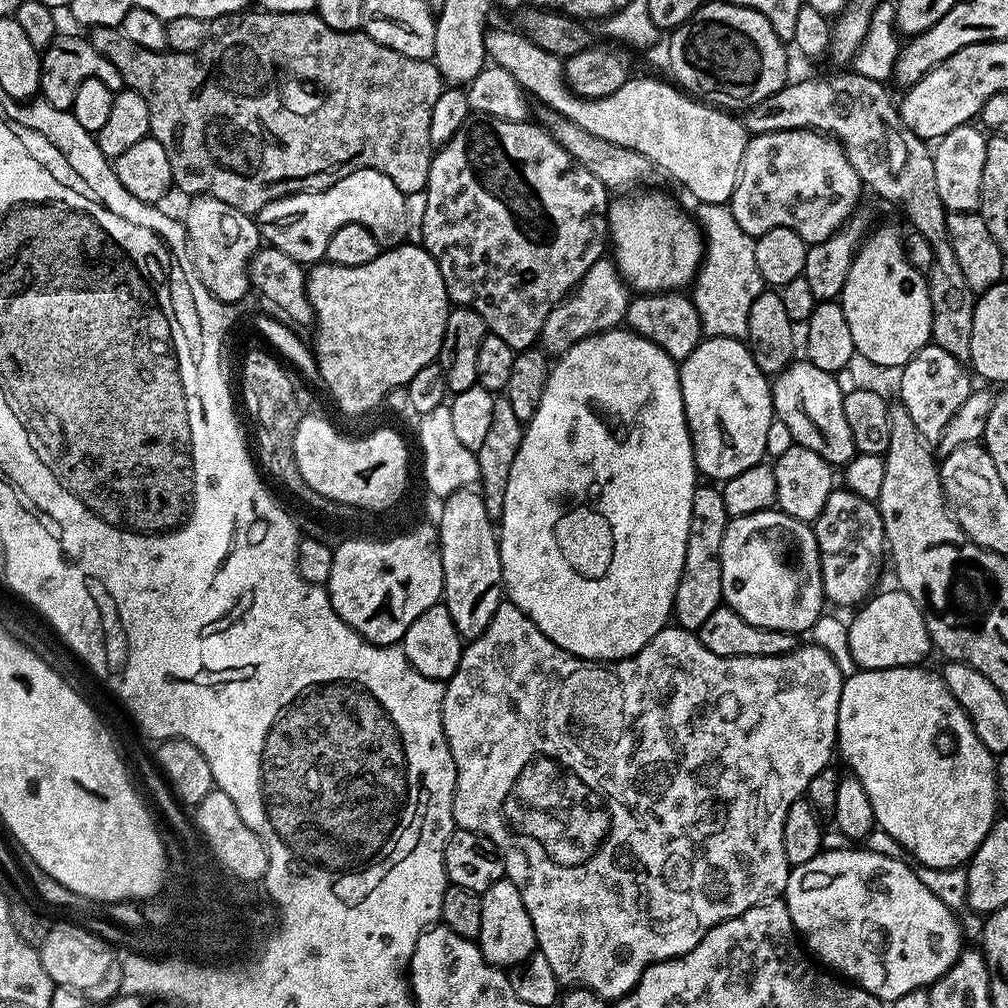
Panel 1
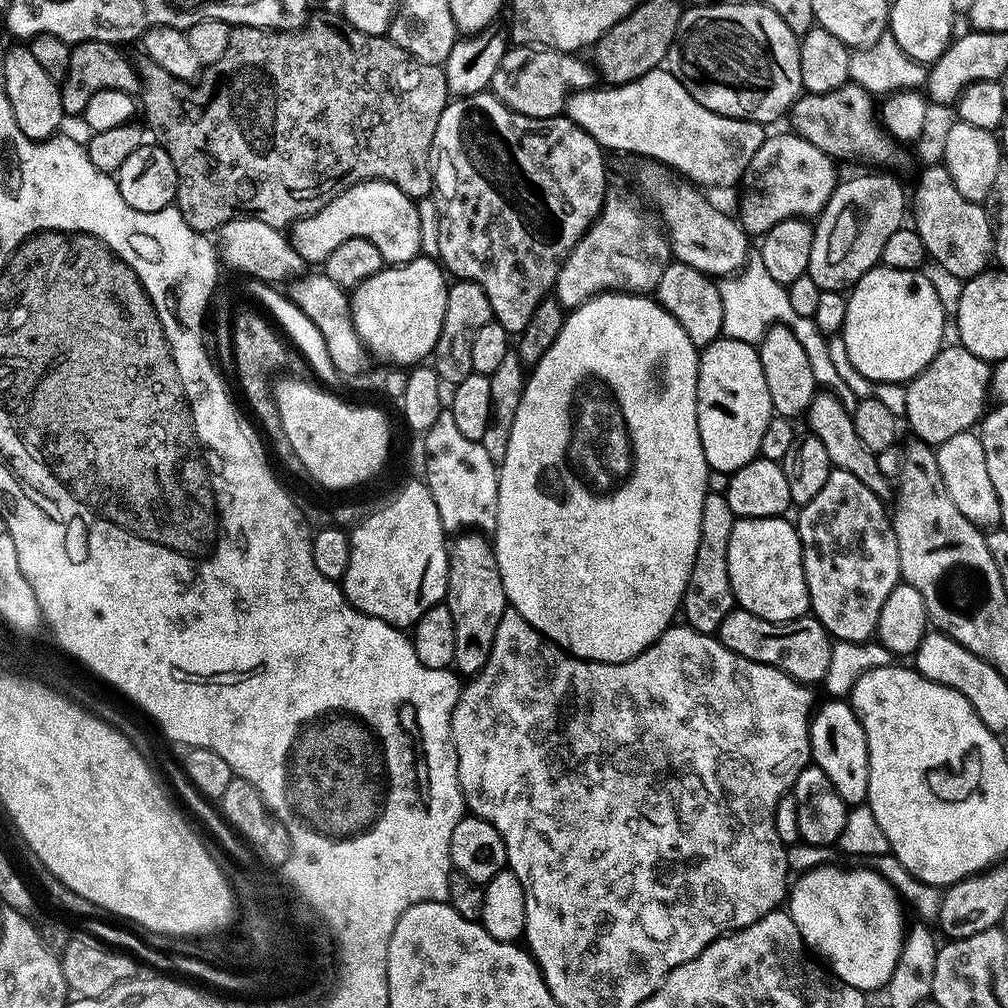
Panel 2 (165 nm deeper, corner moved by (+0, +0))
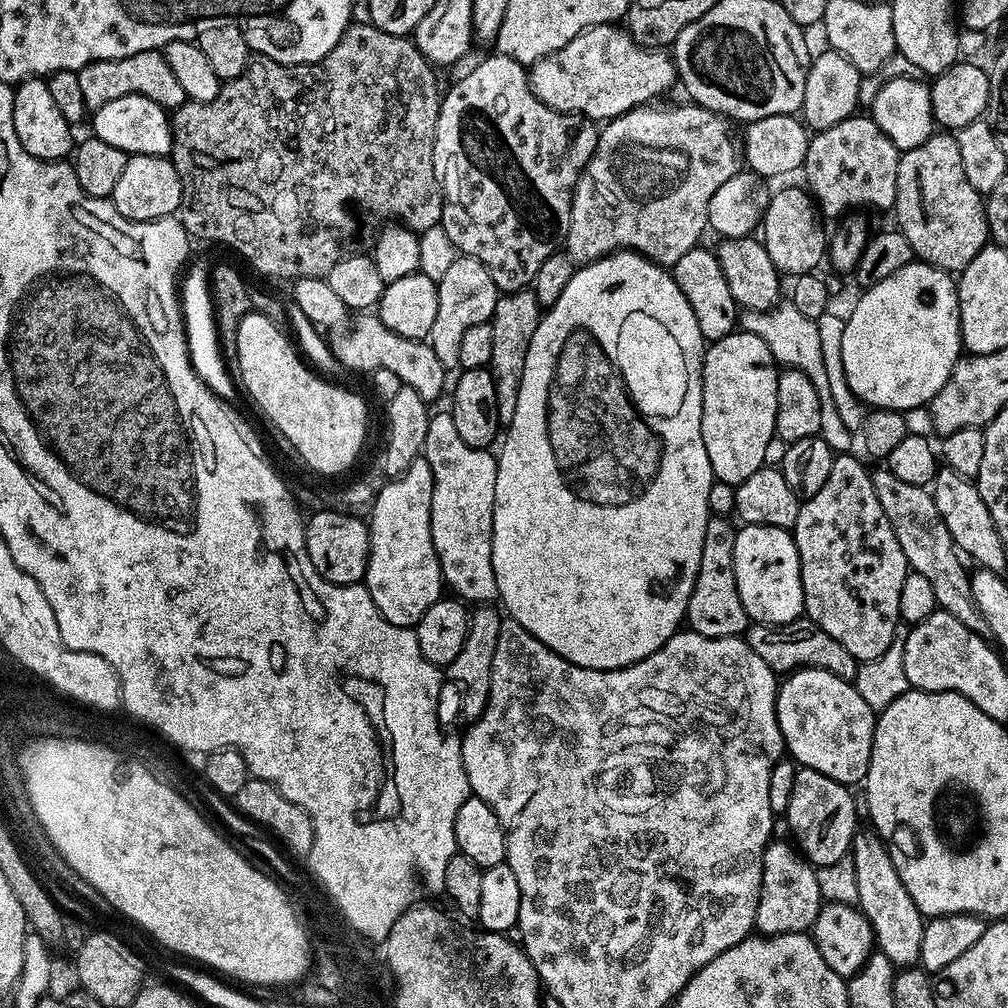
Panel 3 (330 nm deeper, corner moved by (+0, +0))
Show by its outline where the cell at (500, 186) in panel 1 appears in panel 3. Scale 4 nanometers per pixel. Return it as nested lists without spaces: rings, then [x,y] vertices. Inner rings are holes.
[[[491,54],[485,60],[476,60],[473,63],[470,74],[466,78],[455,81],[452,89],[443,93],[440,101],[440,113],[438,114],[438,126],[434,138],[434,170],[436,177],[440,179],[440,193],[444,195],[444,205],[440,215],[439,227],[446,230],[450,242],[454,242],[457,253],[462,256],[473,256],[490,270],[490,278],[494,278],[497,289],[501,293],[522,292],[531,285],[532,279],[538,274],[538,269],[550,254],[554,254],[567,241],[570,230],[570,210],[572,209],[572,195],[576,189],[578,178],[584,167],[590,162],[590,158],[596,149],[596,143],[600,137],[597,125],[586,116],[575,112],[559,112],[546,102],[542,102],[532,93],[532,87],[528,81],[528,68],[518,63],[514,58]]]

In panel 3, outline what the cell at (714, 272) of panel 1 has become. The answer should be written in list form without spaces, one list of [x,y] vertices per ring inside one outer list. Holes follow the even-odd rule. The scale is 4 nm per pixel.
[[[782,300],[775,307],[768,308],[766,311],[745,311],[741,315],[740,326],[743,331],[754,333],[762,338],[779,365],[798,368],[800,372],[807,374],[818,392],[819,402],[822,406],[820,436],[830,446],[833,453],[849,453],[853,449],[852,444],[855,445],[856,438],[853,432],[844,425],[834,406],[830,394],[830,383],[822,359],[822,347],[816,321],[799,313],[798,308],[790,300]]]

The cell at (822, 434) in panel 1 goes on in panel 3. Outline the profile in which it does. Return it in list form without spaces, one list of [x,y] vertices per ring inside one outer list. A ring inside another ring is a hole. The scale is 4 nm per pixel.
[[[887,466],[873,467],[871,473],[874,494],[878,494],[882,511],[886,513],[886,518],[890,518],[894,538],[898,538],[902,554],[906,554],[909,569],[929,580],[930,587],[934,590],[937,609],[946,614],[954,614],[954,618],[958,618],[962,626],[974,630],[974,634],[990,637],[990,626],[986,626],[982,610],[978,610],[978,605],[974,603],[974,594],[970,590],[969,569],[964,569],[965,561],[950,538],[950,530],[946,530],[946,522],[942,522],[942,514],[938,514],[938,506],[931,491],[922,485],[902,482]]]

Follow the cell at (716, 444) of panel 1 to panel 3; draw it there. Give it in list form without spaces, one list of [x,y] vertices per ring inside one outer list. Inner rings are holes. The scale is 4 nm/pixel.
[[[743,330],[731,332],[726,338],[711,341],[710,346],[704,350],[704,377],[702,378],[702,442],[706,446],[706,458],[710,458],[712,475],[717,481],[720,480],[729,486],[735,486],[746,482],[750,474],[754,474],[760,468],[765,467],[764,457],[766,445],[772,436],[776,435],[776,415],[778,414],[778,363],[772,356],[767,343],[758,335]]]

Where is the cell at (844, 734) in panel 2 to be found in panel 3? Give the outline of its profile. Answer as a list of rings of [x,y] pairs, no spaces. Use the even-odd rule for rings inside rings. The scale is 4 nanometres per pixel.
[[[797,668],[779,681],[776,690],[776,721],[784,735],[787,755],[801,768],[816,770],[834,782],[854,786],[863,781],[872,761],[872,743],[877,713],[862,698],[855,683],[838,678],[821,668]]]

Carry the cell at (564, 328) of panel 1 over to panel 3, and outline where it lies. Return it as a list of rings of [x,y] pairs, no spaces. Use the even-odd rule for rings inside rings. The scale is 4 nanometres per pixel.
[[[683,102],[684,104],[660,104],[655,106],[641,106],[632,108],[626,114],[616,116],[613,120],[607,121],[599,129],[600,137],[596,143],[594,154],[590,158],[590,162],[582,170],[582,174],[576,183],[576,189],[572,195],[572,209],[570,210],[570,230],[566,241],[566,251],[577,265],[589,264],[598,258],[610,255],[611,252],[638,252],[646,259],[652,260],[656,264],[671,266],[678,262],[678,258],[682,258],[682,254],[686,254],[686,250],[697,247],[701,243],[700,235],[706,232],[709,227],[707,220],[707,207],[710,198],[714,192],[718,190],[722,182],[726,182],[728,178],[738,171],[736,165],[736,156],[738,160],[738,144],[732,141],[732,136],[728,133],[729,121],[721,116],[719,112],[712,112],[709,108],[704,108],[701,104],[691,102]]]

